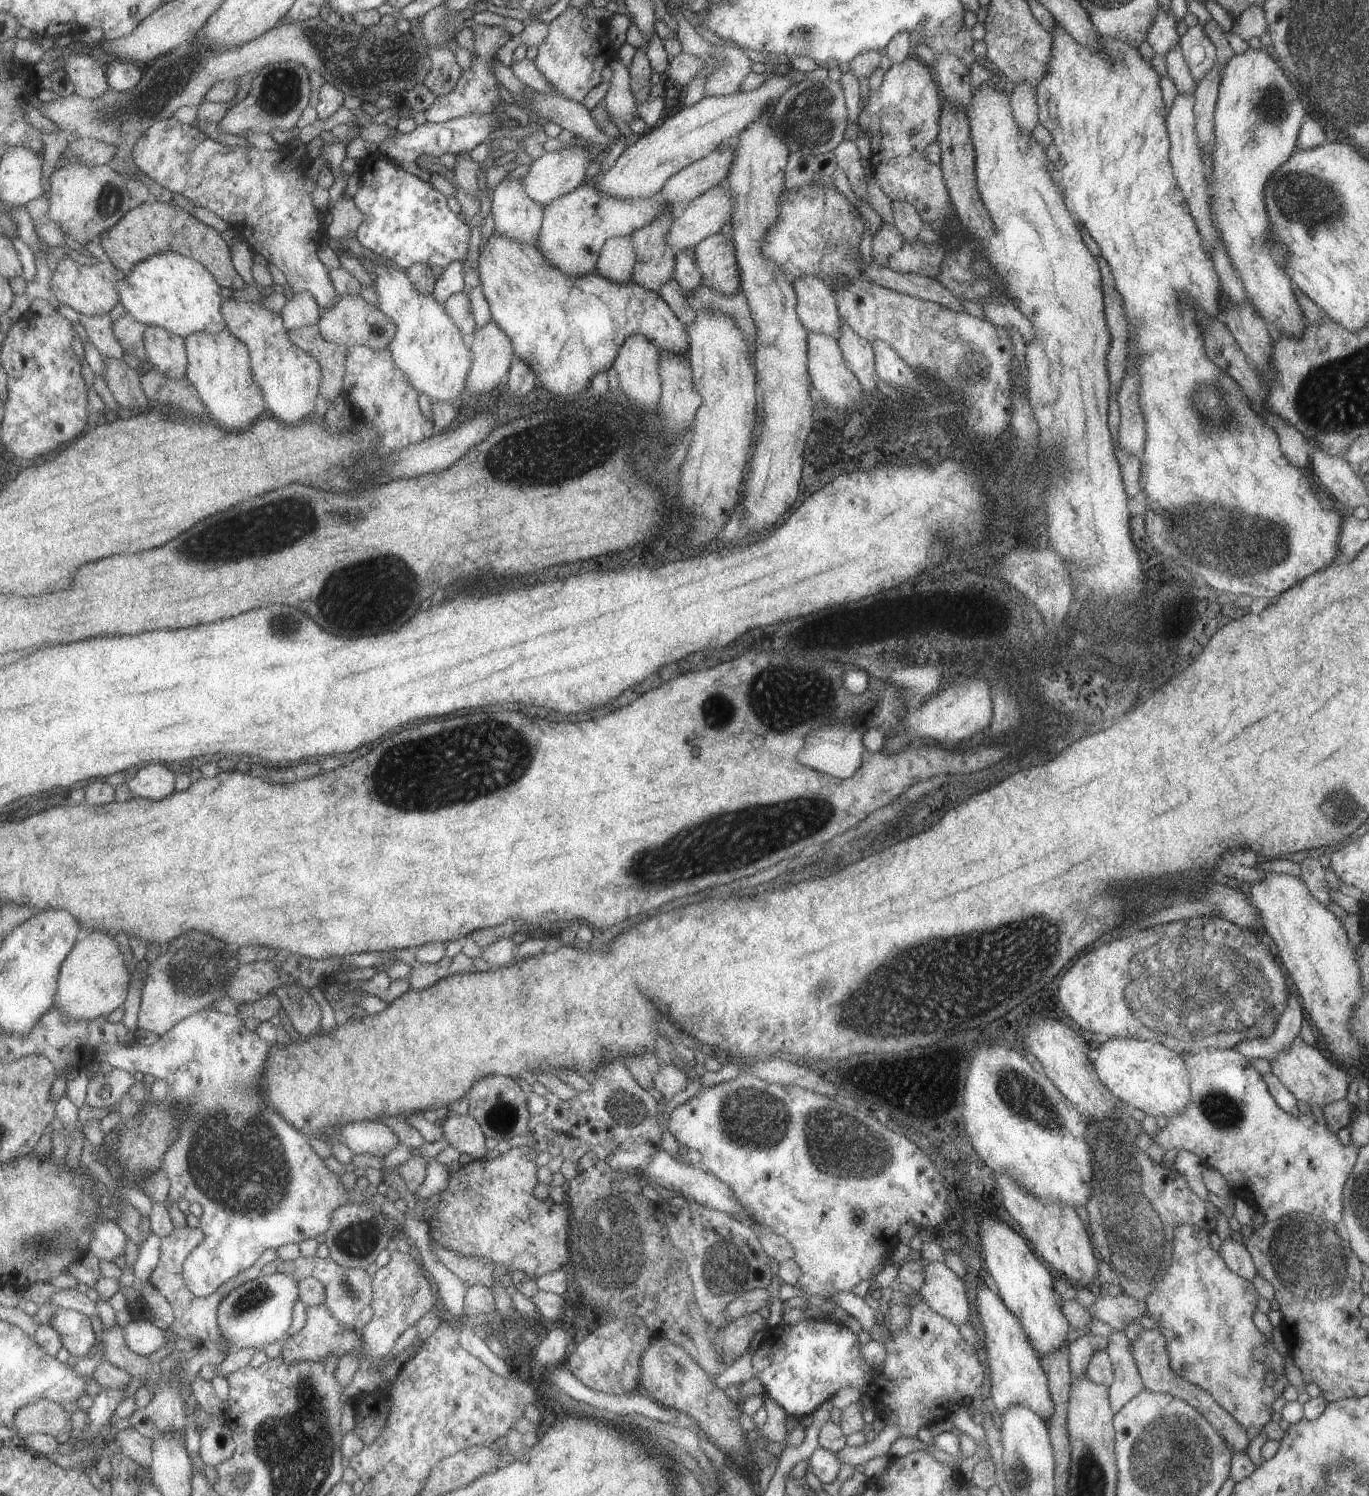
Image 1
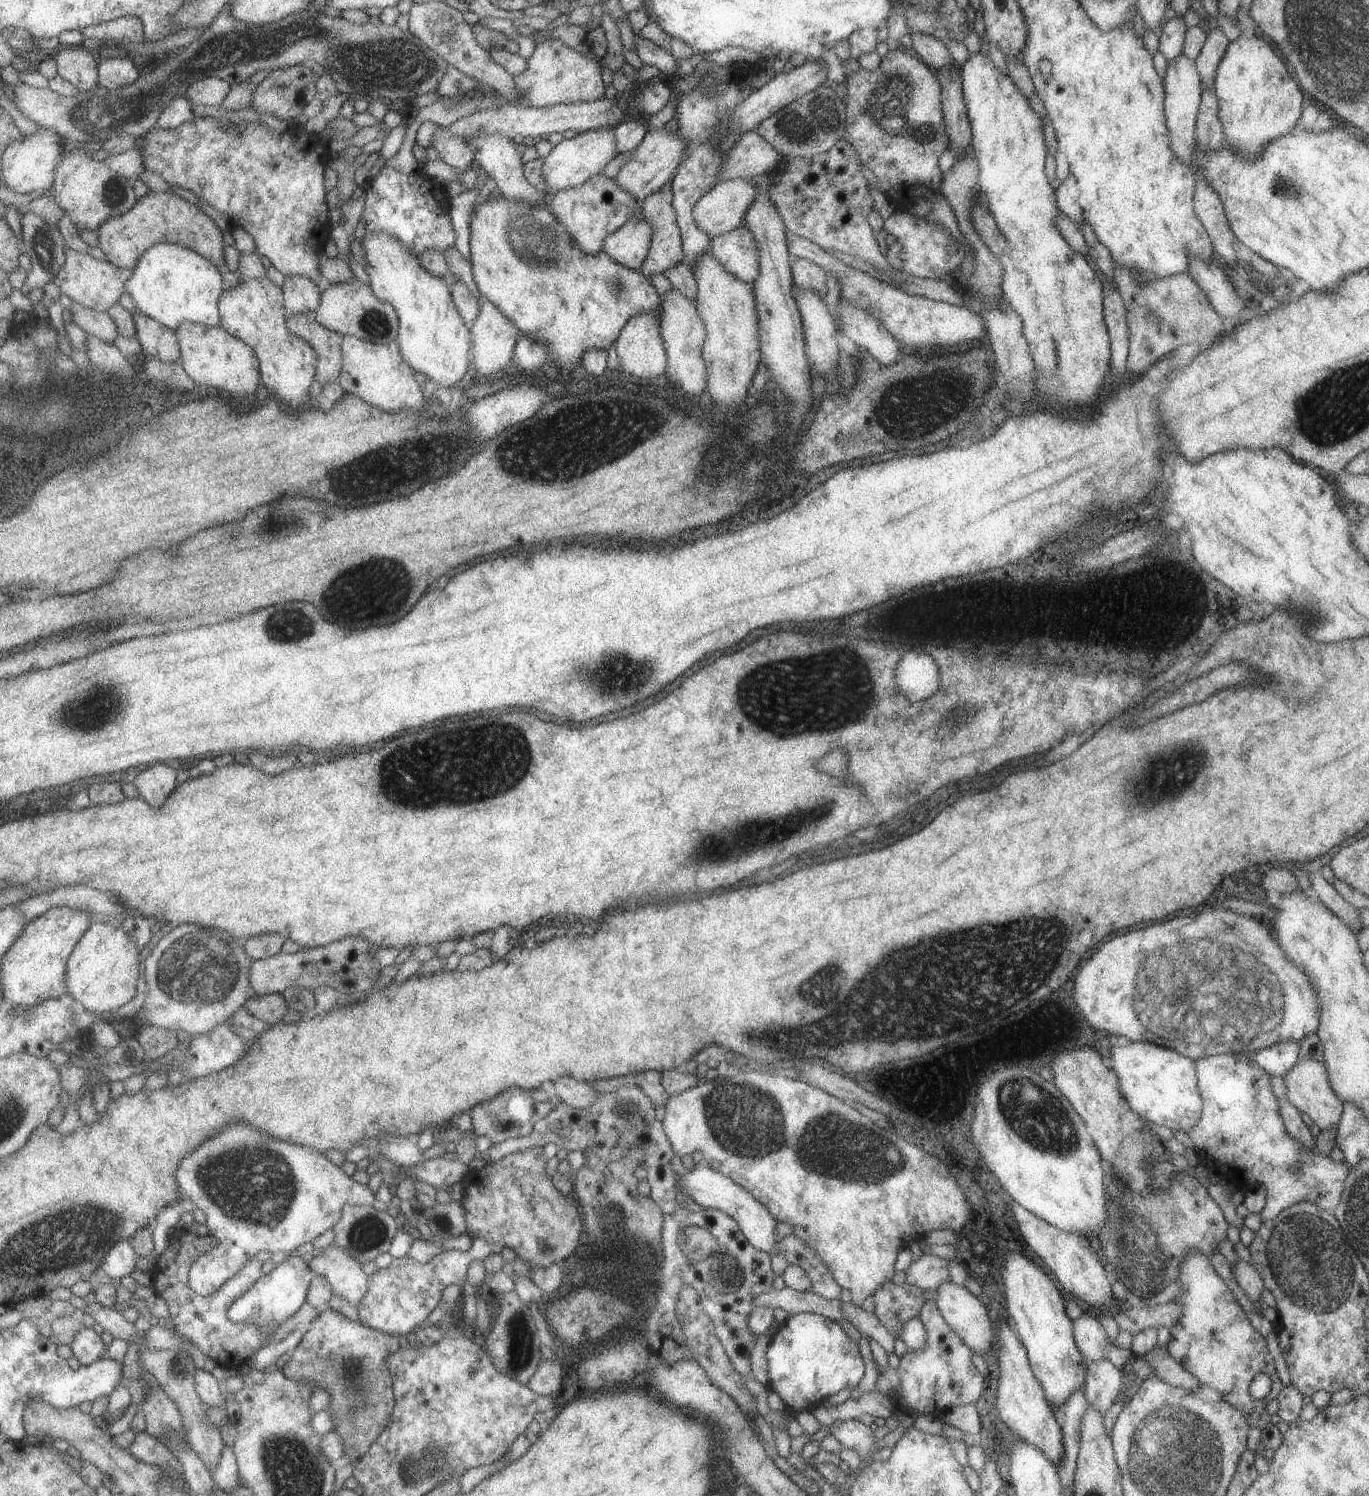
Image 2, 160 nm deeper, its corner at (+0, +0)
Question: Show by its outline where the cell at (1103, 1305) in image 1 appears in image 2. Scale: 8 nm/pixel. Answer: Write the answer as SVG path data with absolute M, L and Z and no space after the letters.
M1167 1302L1162 1305L1146 1305L1142 1303L1137 1308L1122 1310L1113 1316L1119 1330L1127 1331L1130 1335L1138 1334L1144 1329L1171 1328L1179 1320L1179 1302Z

